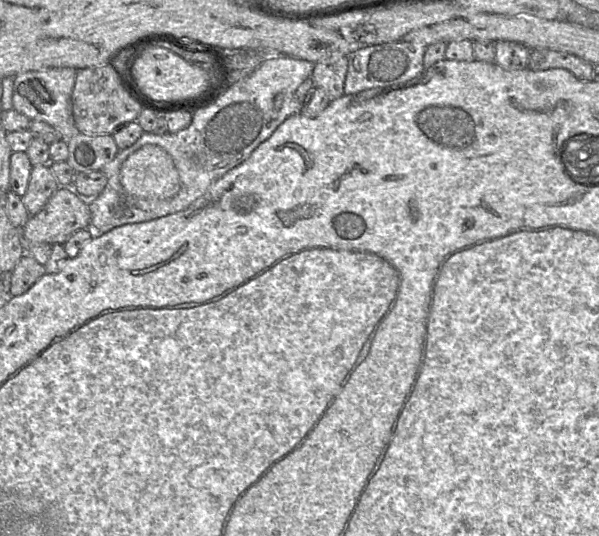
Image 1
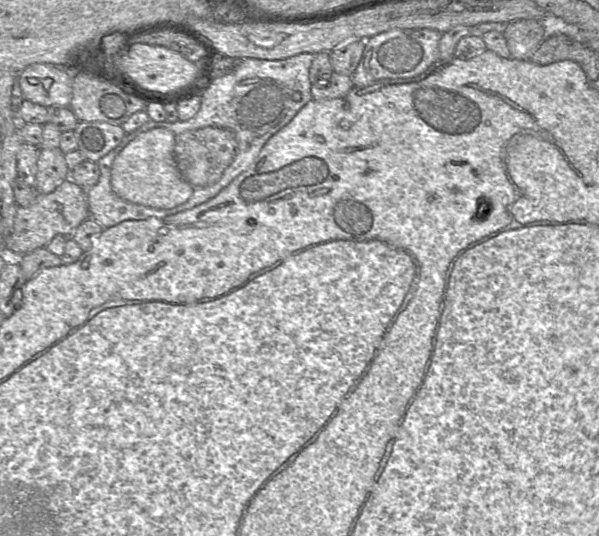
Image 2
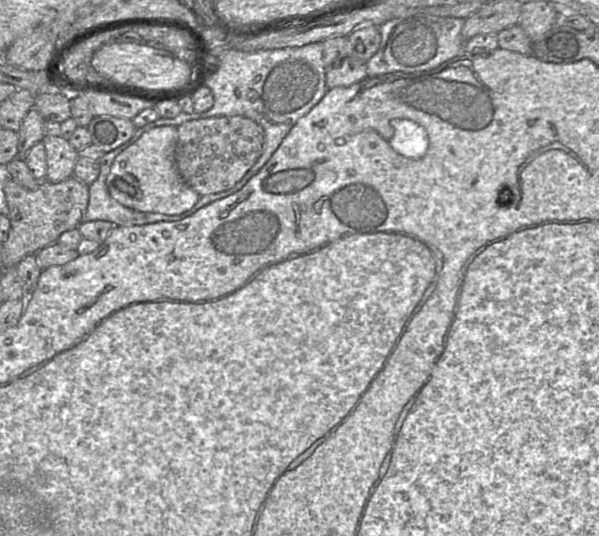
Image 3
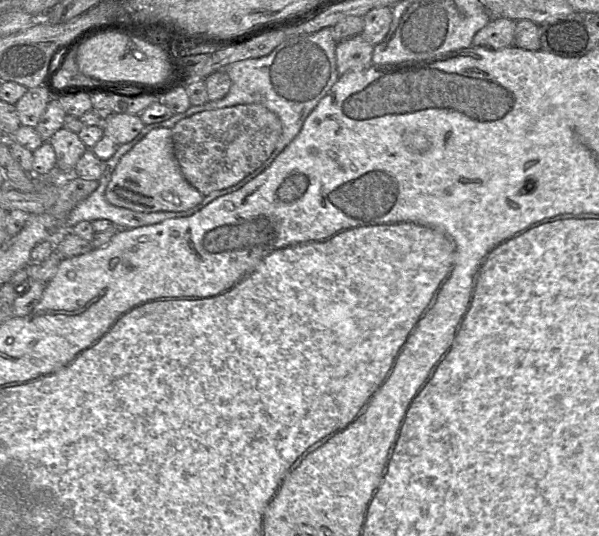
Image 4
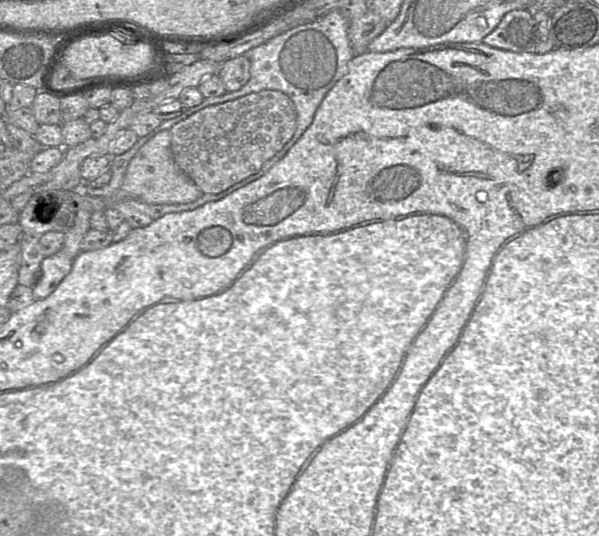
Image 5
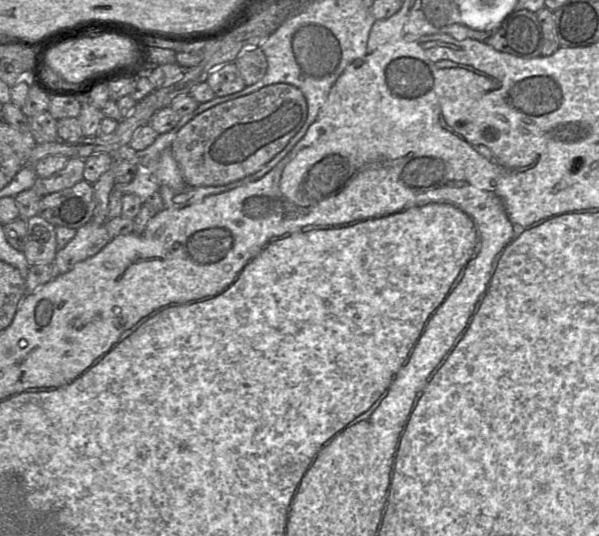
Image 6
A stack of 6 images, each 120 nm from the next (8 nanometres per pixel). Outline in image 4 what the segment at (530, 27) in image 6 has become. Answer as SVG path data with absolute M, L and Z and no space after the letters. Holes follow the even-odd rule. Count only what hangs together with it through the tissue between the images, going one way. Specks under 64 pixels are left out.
M498 18L490 21L474 36L472 45L493 49L514 46L516 21L509 18Z

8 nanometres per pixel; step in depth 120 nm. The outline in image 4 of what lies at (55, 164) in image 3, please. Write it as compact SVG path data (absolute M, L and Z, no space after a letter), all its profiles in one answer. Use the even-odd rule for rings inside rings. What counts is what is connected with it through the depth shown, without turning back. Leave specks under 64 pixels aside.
M64 127L56 131L48 142L56 154L56 167L62 171L74 170L78 160L88 150L77 133Z

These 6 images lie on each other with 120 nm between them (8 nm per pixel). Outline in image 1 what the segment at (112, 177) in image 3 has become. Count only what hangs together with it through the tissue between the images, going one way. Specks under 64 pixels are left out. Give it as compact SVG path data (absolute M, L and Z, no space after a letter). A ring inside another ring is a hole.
M147 144L131 154L120 169L124 190L141 199L171 199L180 190L180 178L171 156L161 147Z

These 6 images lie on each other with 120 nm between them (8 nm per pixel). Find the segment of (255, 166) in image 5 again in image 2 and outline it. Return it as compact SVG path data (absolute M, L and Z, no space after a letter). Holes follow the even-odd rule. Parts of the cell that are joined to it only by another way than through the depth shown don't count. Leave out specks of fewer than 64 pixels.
M205 127L176 135L174 156L179 171L193 188L203 188L218 182L237 154L234 132L218 127Z

